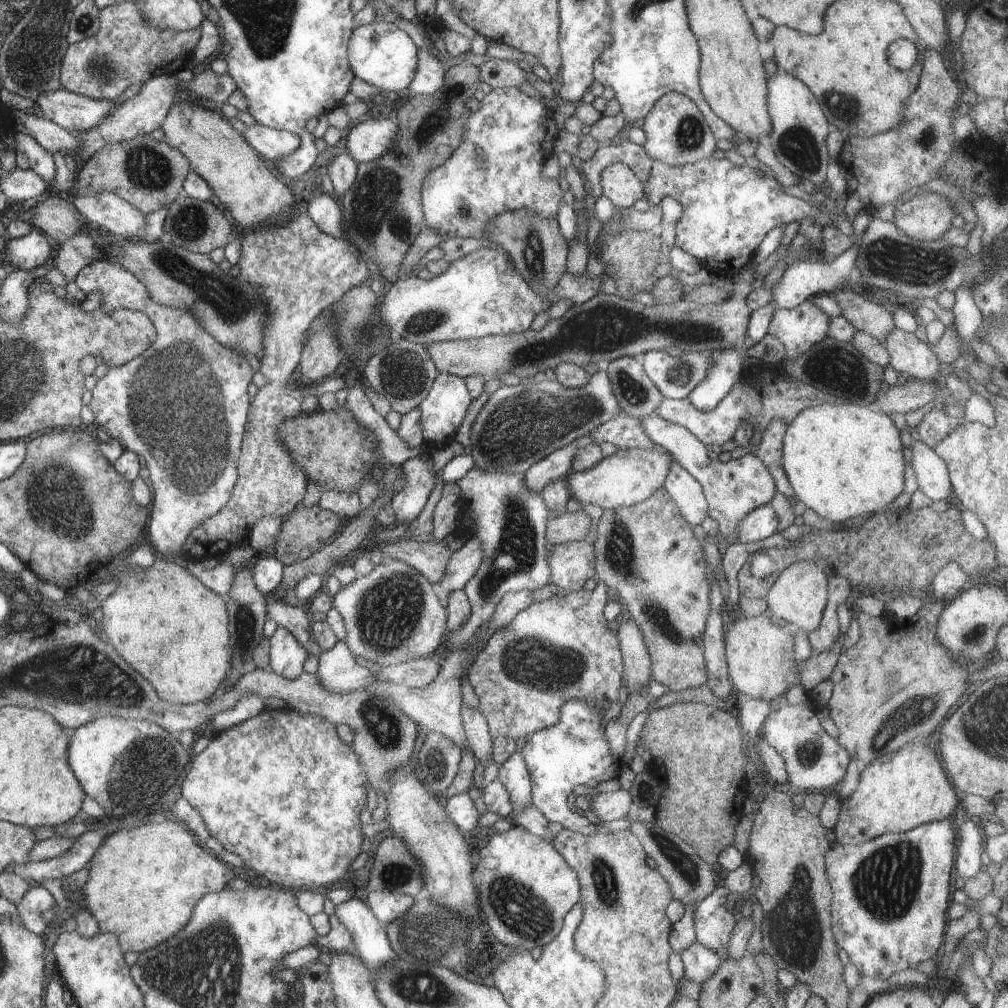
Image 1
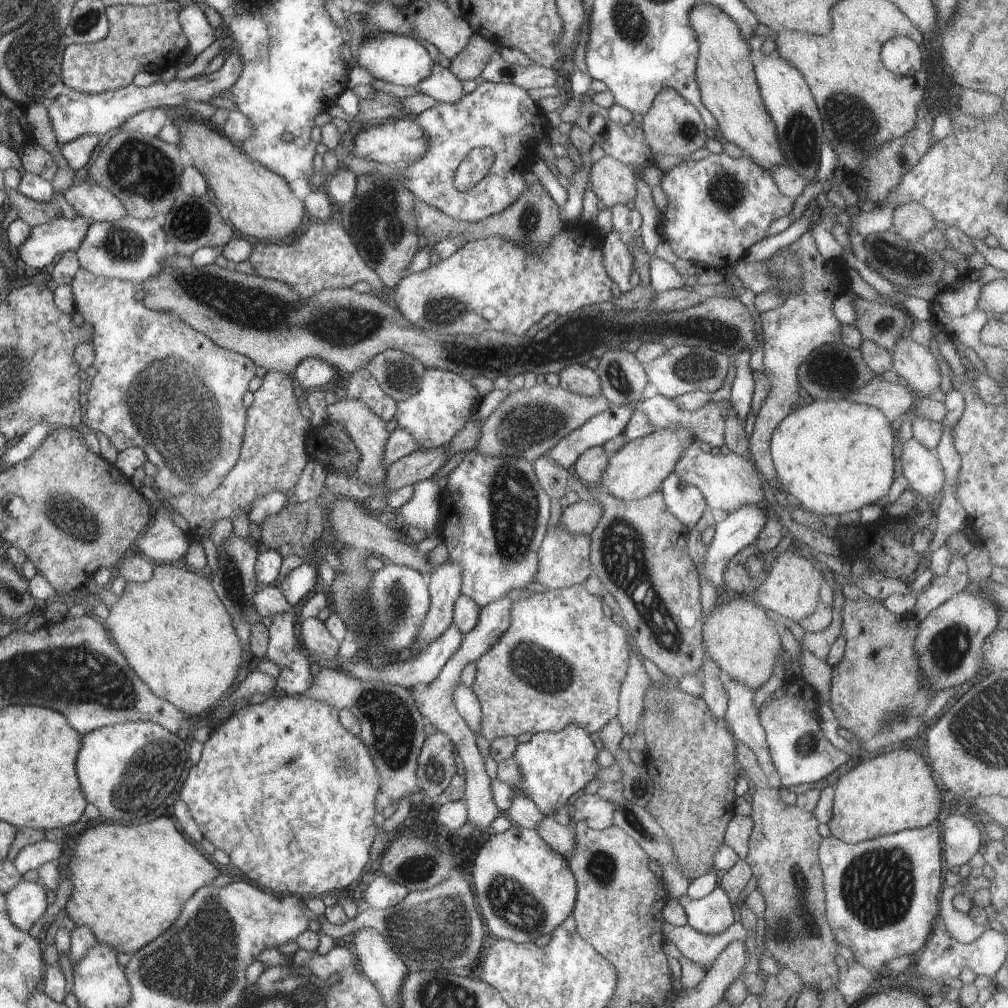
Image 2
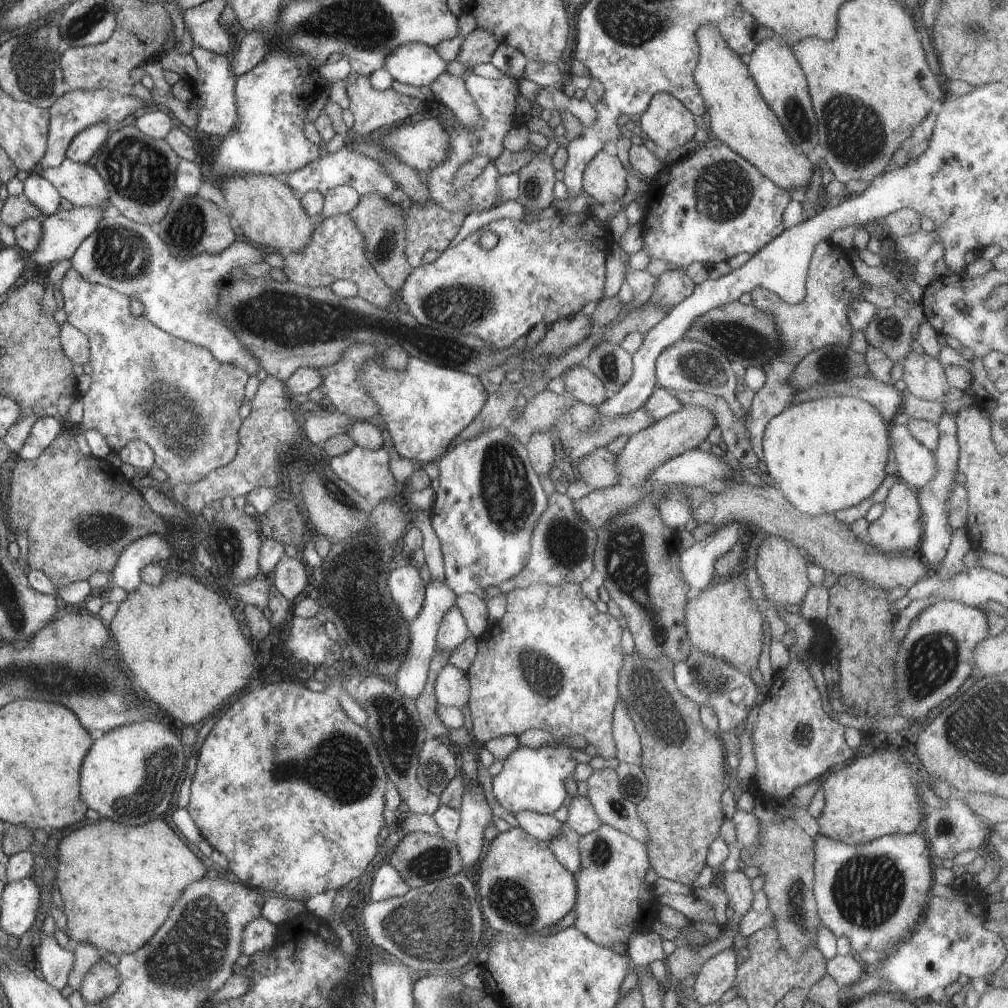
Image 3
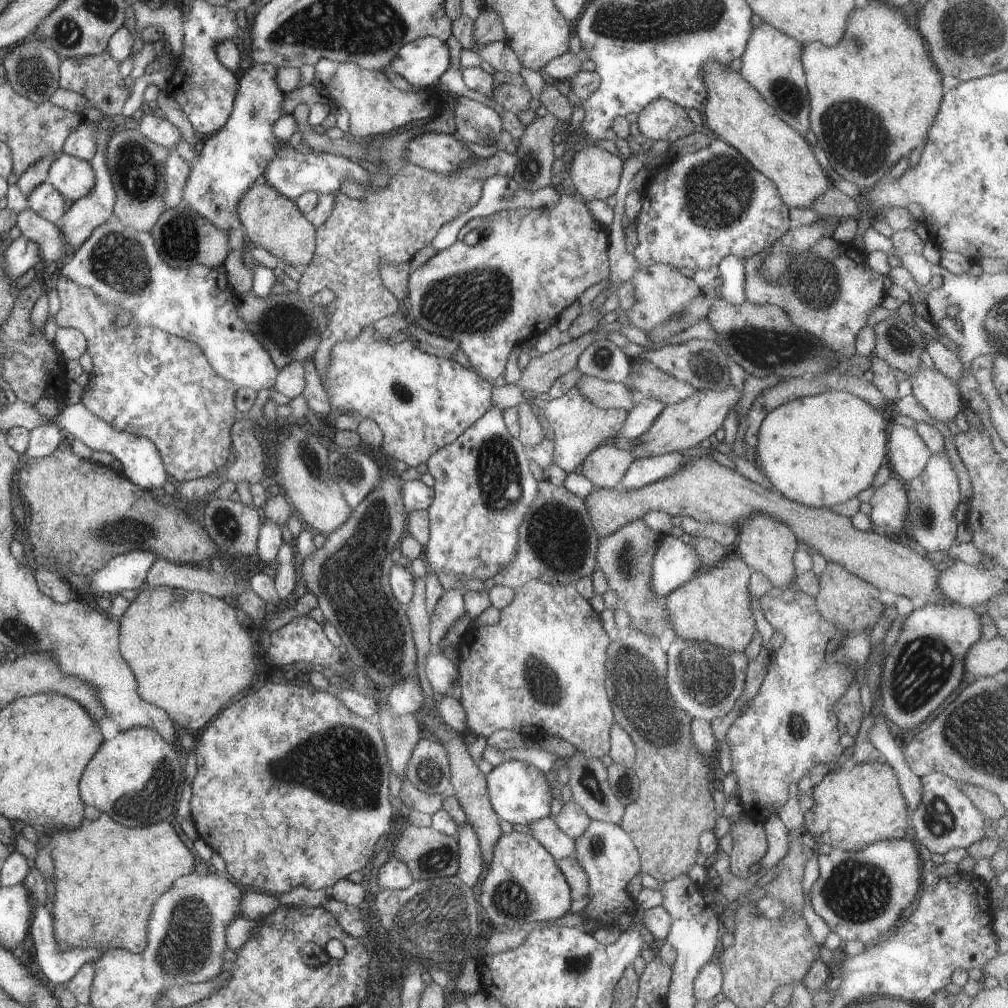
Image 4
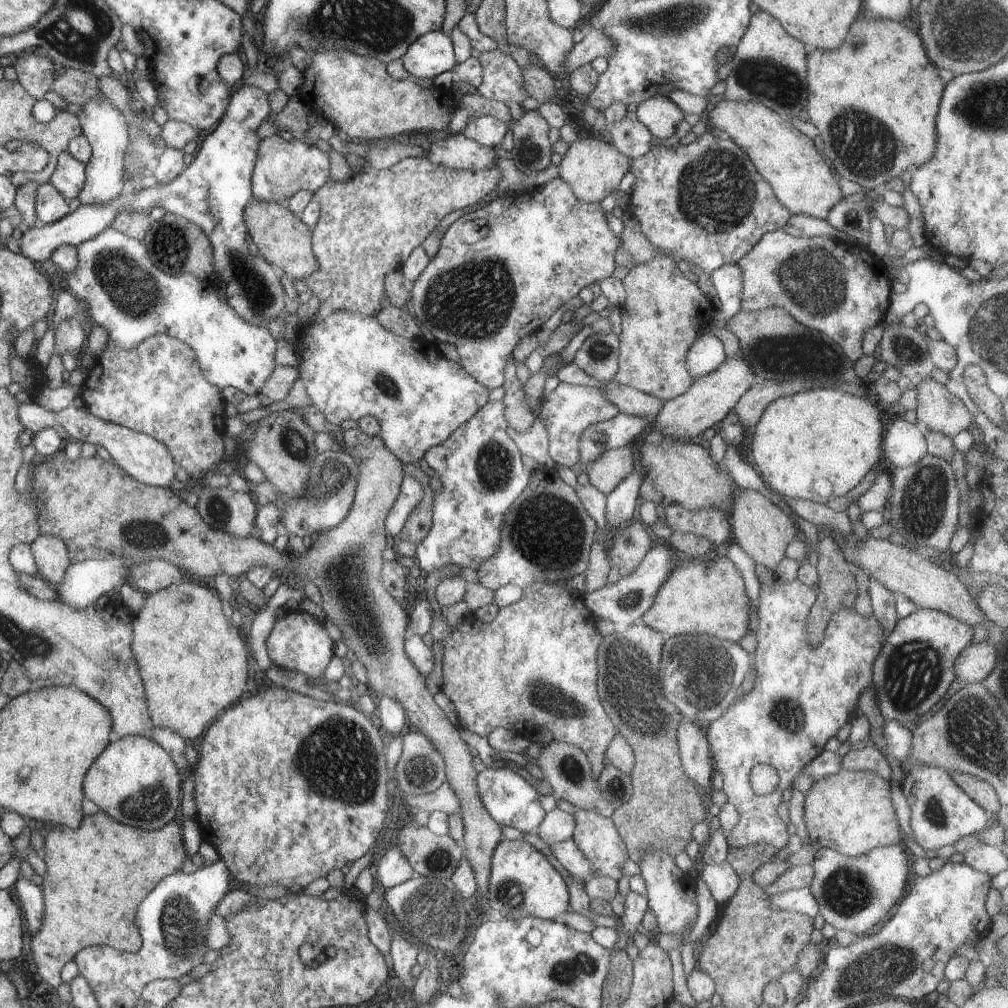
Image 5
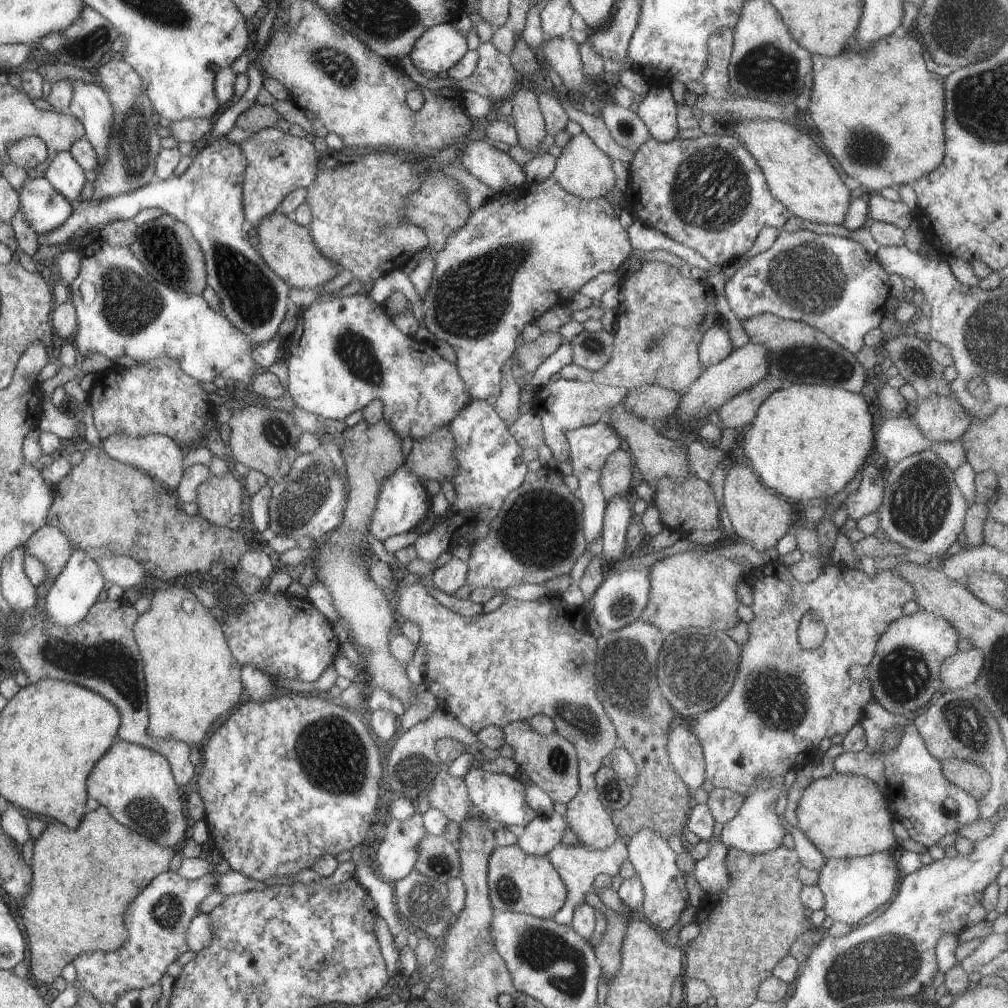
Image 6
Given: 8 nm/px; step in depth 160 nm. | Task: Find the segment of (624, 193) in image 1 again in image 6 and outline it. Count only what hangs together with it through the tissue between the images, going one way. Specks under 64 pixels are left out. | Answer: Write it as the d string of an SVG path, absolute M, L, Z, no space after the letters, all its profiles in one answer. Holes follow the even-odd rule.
M582 132L571 137L560 156L556 158L553 177L566 192L581 199L597 199L608 195L616 186L616 175L612 169L613 161L614 159L608 157L585 132Z

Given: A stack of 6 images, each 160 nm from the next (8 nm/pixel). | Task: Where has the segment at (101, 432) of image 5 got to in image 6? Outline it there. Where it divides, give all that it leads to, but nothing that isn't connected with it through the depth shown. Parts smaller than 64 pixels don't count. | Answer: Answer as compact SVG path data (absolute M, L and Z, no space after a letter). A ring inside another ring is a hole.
M110 435L102 440L101 446L114 460L143 469L145 473L156 477L161 483L168 484L168 488L176 490L182 478L182 448L178 448L178 443L166 435L148 435L143 437L131 437L128 435Z

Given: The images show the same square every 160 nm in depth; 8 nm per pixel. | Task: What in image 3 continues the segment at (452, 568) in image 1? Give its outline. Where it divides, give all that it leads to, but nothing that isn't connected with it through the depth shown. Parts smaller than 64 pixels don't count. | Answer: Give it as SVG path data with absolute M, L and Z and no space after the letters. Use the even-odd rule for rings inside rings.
M442 579L430 581L425 586L425 599L419 615L409 623L409 647L401 665L391 678L404 696L415 699L424 690L429 666L437 651L437 632L444 615L455 606L457 594Z

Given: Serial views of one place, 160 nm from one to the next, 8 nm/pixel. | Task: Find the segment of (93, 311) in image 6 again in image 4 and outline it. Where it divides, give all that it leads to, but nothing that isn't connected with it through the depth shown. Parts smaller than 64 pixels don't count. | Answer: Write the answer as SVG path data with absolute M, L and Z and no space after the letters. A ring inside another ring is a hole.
M117 220L101 224L92 231L88 240L64 262L61 274L76 281L76 284L90 287L100 300L116 305L121 312L125 310L130 312L132 325L159 328L197 344L206 353L212 368L221 377L232 381L236 388L253 388L257 392L263 388L269 390L274 388L275 380L278 378L278 368L270 353L264 348L264 344L250 332L246 322L240 318L236 306L237 296L227 281L223 264L214 268L203 264L187 269L172 268L160 254L151 231L137 231Z

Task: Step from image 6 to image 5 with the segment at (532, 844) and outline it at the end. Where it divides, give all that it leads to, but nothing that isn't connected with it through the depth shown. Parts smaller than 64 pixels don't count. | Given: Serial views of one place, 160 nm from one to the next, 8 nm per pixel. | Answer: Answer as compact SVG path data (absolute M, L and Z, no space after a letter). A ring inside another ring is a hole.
M556 807L546 813L536 833L549 846L573 838L576 821L575 816Z

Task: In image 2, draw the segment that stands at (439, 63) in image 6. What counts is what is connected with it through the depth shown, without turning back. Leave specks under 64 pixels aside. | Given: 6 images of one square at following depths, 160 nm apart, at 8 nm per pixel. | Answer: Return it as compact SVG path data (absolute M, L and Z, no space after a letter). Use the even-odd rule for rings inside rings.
M380 33L370 38L363 38L357 52L356 66L365 68L370 74L384 82L391 82L396 86L416 86L418 82L430 76L434 61L426 48L410 35L396 33Z

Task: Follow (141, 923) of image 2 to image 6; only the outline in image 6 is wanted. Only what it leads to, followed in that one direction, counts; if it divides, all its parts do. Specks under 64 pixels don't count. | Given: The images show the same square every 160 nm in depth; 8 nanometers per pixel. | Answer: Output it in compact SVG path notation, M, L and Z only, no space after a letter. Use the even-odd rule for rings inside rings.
M104 805L88 812L78 828L50 824L33 843L30 892L18 905L18 914L25 924L31 950L30 972L42 984L53 984L62 975L63 968L83 952L114 952L122 948L130 935L126 923L128 907L156 876L169 870L170 860L178 854L151 837L120 824Z

